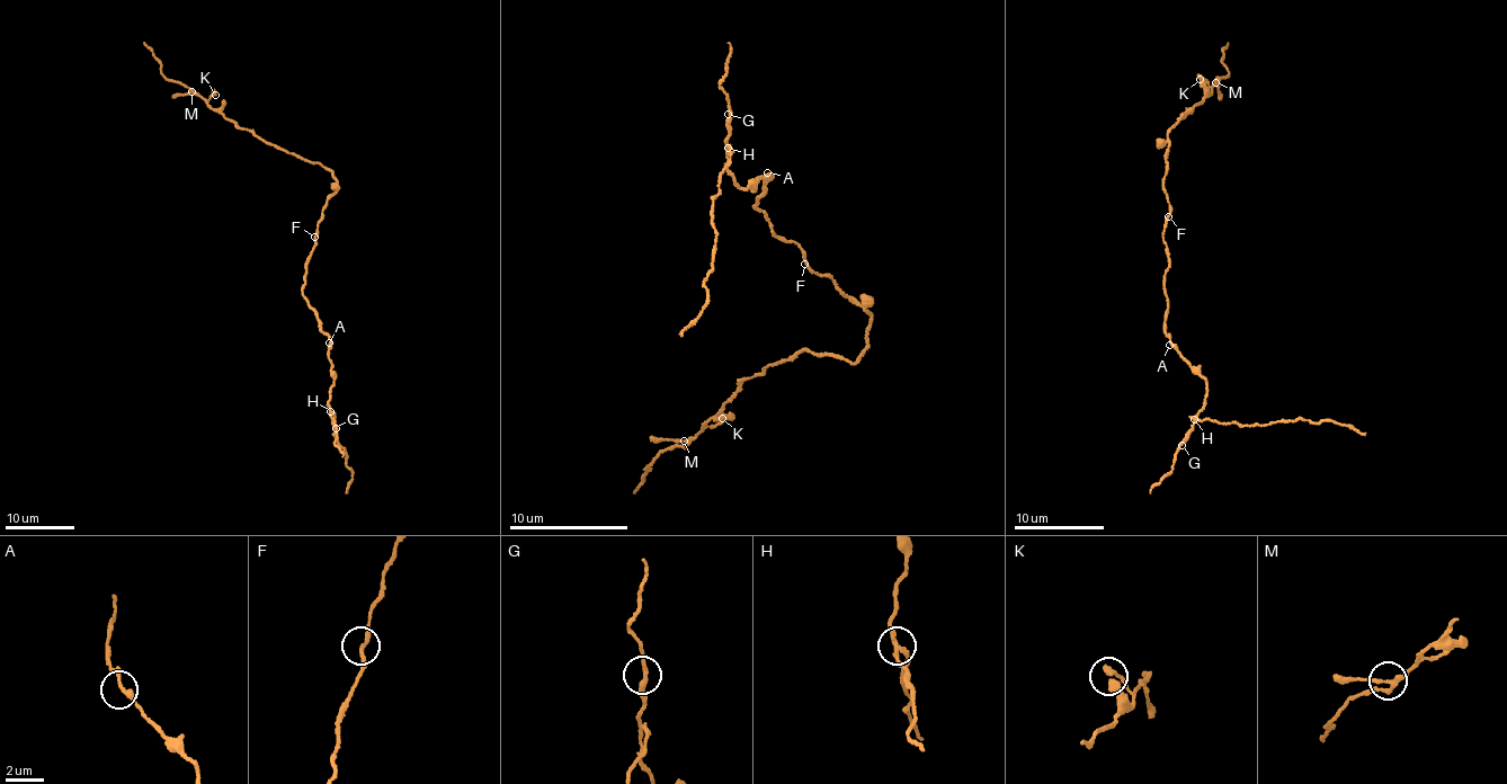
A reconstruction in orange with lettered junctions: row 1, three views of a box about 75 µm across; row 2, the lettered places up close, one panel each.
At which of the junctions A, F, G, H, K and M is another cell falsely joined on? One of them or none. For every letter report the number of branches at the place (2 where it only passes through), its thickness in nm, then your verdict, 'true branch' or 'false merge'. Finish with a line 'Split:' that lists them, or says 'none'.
A: 2 branches meet; 260 nm thick; true branch
F: 2 branches meet; 170 nm thick; true branch
G: 2 branches meet; 220 nm thick; true branch
H: 3 branches meet; 200 nm thick; false merge
K: 1 branches meet; 320 nm thick; true branch
M: 3 branches meet; 200 nm thick; true branch
Split: H

